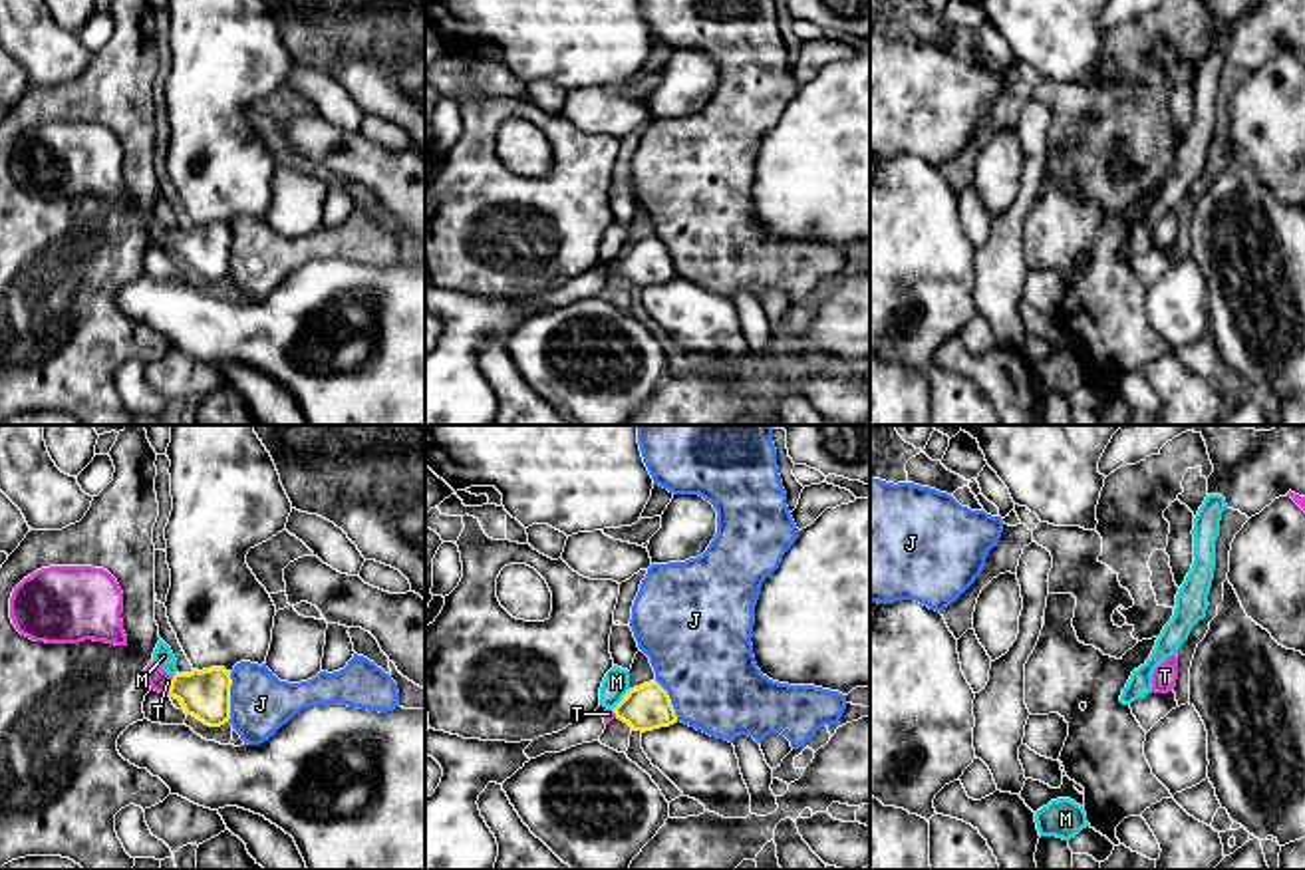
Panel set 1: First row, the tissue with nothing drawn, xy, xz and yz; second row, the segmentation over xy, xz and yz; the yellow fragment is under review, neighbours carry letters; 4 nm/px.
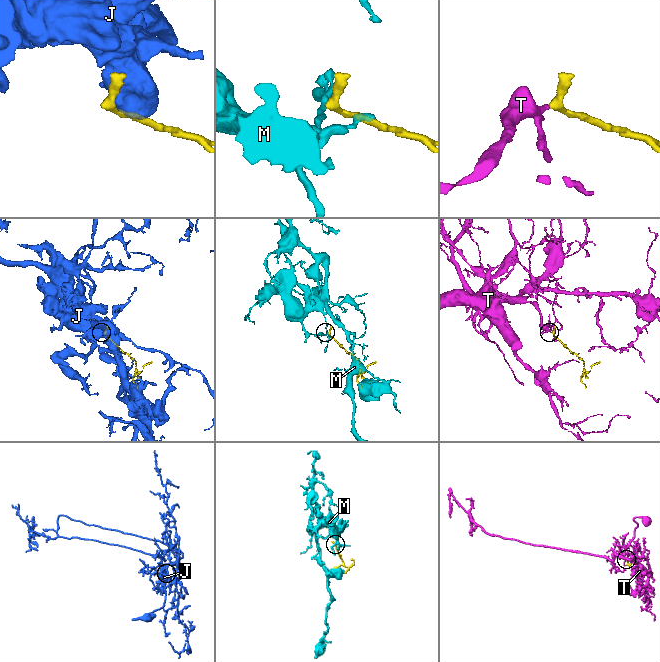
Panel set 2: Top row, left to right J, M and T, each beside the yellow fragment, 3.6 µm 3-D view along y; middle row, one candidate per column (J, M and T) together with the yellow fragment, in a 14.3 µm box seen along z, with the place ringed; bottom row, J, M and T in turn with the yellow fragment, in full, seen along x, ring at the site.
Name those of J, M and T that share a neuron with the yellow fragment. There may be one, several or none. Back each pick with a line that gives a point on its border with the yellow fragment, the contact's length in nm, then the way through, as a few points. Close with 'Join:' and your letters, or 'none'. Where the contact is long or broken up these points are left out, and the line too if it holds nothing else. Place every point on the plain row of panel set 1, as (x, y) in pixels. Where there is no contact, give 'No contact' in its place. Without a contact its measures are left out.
T: Touches yellow at xy (171, 241). Shared border 80 nm. Path across: xy (205, 249), (171, 241), (159, 235)
Join: T

